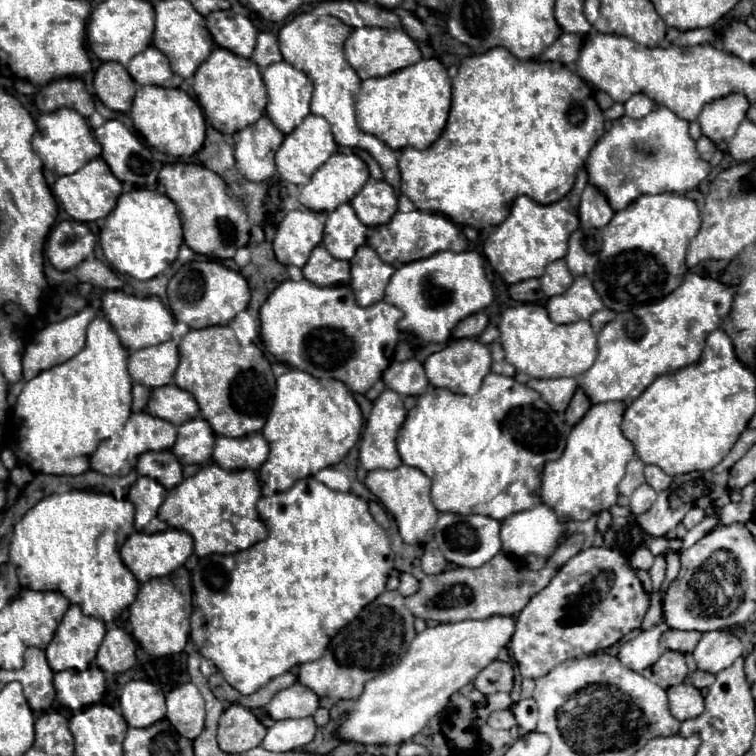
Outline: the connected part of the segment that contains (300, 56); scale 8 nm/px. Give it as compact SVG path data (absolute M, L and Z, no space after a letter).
M310 12L297 14L290 23L281 27L278 33L279 52L285 62L289 62L293 68L305 72L305 76L313 84L313 98L311 98L311 114L321 116L329 122L331 132L335 142L341 148L359 148L367 150L375 162L381 166L385 182L399 192L401 188L401 178L397 172L397 160L399 152L391 150L385 142L377 140L377 136L365 134L359 130L355 122L355 106L353 106L353 96L355 90L359 88L361 80L355 76L351 66L345 62L343 56L343 40L349 32L347 26L343 26L337 18L333 16L317 17Z

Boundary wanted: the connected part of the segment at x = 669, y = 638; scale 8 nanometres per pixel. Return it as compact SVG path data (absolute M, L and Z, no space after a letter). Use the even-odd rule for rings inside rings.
M667 630L661 636L661 646L669 648L669 650L677 650L677 652L685 652L691 654L699 642L701 634L699 632L681 632L681 630Z

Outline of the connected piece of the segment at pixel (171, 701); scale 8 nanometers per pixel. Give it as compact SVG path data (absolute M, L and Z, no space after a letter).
M181 684L167 694L167 720L187 740L195 740L201 734L205 710L195 684Z

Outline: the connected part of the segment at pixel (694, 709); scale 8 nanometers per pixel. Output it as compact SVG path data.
M677 684L667 690L669 710L671 714L683 722L687 718L695 718L703 712L703 696L693 684Z

